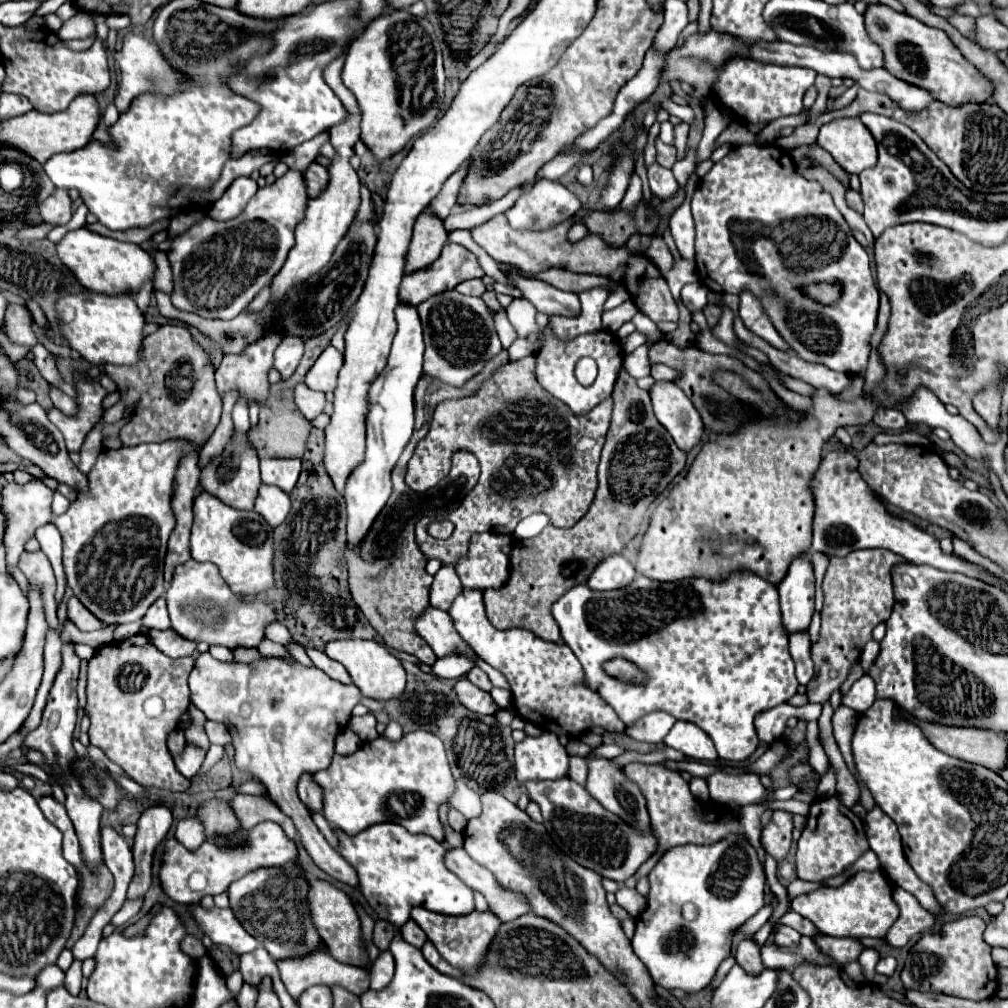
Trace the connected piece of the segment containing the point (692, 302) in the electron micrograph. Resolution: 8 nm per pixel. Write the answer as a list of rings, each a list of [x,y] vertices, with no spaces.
[[[693,282],[693,284],[687,284],[683,290],[681,290],[681,298],[683,298],[683,304],[695,312],[695,310],[703,310],[705,304],[707,304],[707,286],[701,284],[701,282]]]

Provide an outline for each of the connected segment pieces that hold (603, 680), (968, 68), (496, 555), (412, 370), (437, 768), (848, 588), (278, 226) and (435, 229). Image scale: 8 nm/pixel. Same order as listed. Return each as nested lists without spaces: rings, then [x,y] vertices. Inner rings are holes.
[[[735,572],[725,582],[709,582],[705,578],[655,582],[635,576],[631,584],[611,592],[595,592],[587,584],[577,584],[553,604],[551,612],[561,628],[561,638],[583,664],[587,686],[599,692],[625,724],[633,724],[653,710],[665,710],[677,720],[693,722],[707,732],[719,758],[727,762],[743,762],[755,752],[757,732],[753,718],[787,702],[799,686],[781,626],[777,588],[749,572]],[[617,656],[637,664],[647,674],[647,684],[623,684],[601,672],[603,662]]]
[[[871,4],[865,12],[865,24],[869,36],[885,52],[885,68],[899,80],[927,90],[935,100],[947,106],[963,106],[969,102],[983,104],[993,98],[993,82],[963,58],[945,32],[931,28],[909,14],[899,14],[885,4]]]
[[[489,532],[473,534],[469,552],[455,566],[465,588],[501,588],[507,582],[509,556],[501,552],[503,544],[511,544],[511,538]]]
[[[399,304],[395,310],[397,334],[391,344],[391,352],[387,358],[387,366],[371,384],[371,404],[367,414],[367,452],[365,462],[353,470],[349,482],[345,486],[347,500],[347,548],[357,550],[365,536],[369,534],[377,514],[383,510],[391,496],[391,470],[401,456],[401,450],[411,438],[413,432],[413,388],[421,378],[423,370],[423,332],[421,322],[417,318],[417,310],[409,304]]]
[[[415,730],[411,734],[405,734],[399,742],[389,742],[385,738],[363,742],[359,750],[349,756],[335,754],[329,768],[313,774],[313,782],[317,782],[323,790],[323,816],[327,818],[331,828],[339,828],[345,834],[355,836],[373,824],[395,822],[407,828],[411,834],[427,834],[437,842],[445,842],[445,830],[439,822],[437,808],[453,794],[455,778],[451,776],[443,742],[431,732]]]
[[[853,550],[845,558],[831,558],[823,580],[825,606],[821,612],[821,636],[811,648],[815,676],[807,684],[809,702],[823,704],[829,700],[831,692],[845,682],[851,664],[859,660],[863,646],[871,640],[873,628],[891,616],[895,604],[891,568],[897,562],[906,560],[889,550]]]
[[[289,170],[283,178],[277,178],[273,184],[259,188],[259,192],[249,200],[245,210],[227,222],[217,222],[209,216],[195,222],[187,232],[179,234],[171,242],[171,250],[167,252],[171,268],[173,268],[173,292],[171,302],[175,308],[199,314],[201,318],[221,318],[231,320],[241,314],[249,302],[259,294],[259,290],[271,284],[273,276],[281,270],[287,260],[289,250],[295,246],[295,226],[305,212],[305,202],[309,196],[305,194],[305,182],[301,172]]]
[[[425,210],[417,218],[413,228],[411,244],[405,256],[405,274],[423,270],[429,264],[433,264],[439,258],[445,242],[447,242],[447,232],[443,230],[443,222],[433,218],[433,214]]]

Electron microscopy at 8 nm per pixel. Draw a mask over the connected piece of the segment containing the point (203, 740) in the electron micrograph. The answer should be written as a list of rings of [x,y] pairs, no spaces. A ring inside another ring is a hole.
[[[189,706],[189,714],[191,714],[191,720],[193,720],[193,724],[185,730],[185,738],[187,740],[191,740],[191,742],[195,742],[197,746],[201,746],[201,748],[209,748],[209,740],[207,740],[207,736],[205,736],[205,732],[203,732],[203,722],[205,722],[205,716],[201,716],[199,714],[199,710],[197,708],[193,708],[193,706]]]

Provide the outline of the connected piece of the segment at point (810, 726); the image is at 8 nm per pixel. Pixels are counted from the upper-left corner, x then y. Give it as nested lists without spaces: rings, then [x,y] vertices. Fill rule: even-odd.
[[[817,721],[807,723],[806,742],[809,747],[809,763],[821,776],[829,768],[827,755],[819,741],[819,727]]]

